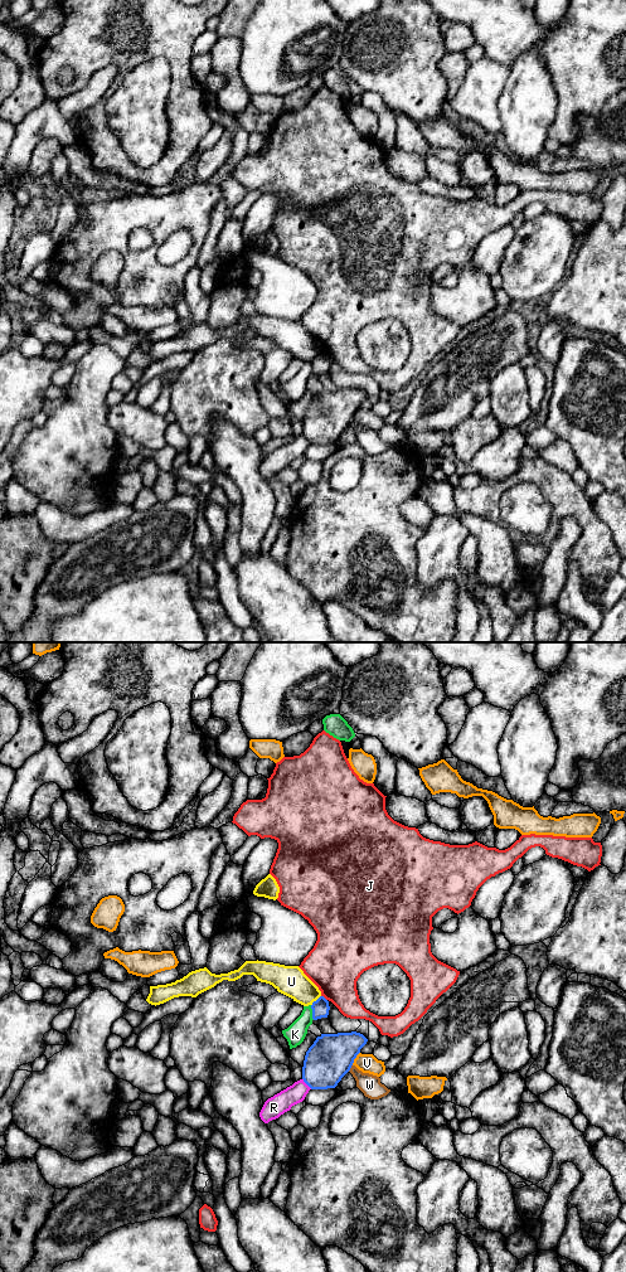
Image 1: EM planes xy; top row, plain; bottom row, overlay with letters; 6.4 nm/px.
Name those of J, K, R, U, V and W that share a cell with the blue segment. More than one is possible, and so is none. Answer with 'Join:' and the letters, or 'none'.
Join: none

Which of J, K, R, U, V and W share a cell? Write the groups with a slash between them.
J / K / R / U / V / W

